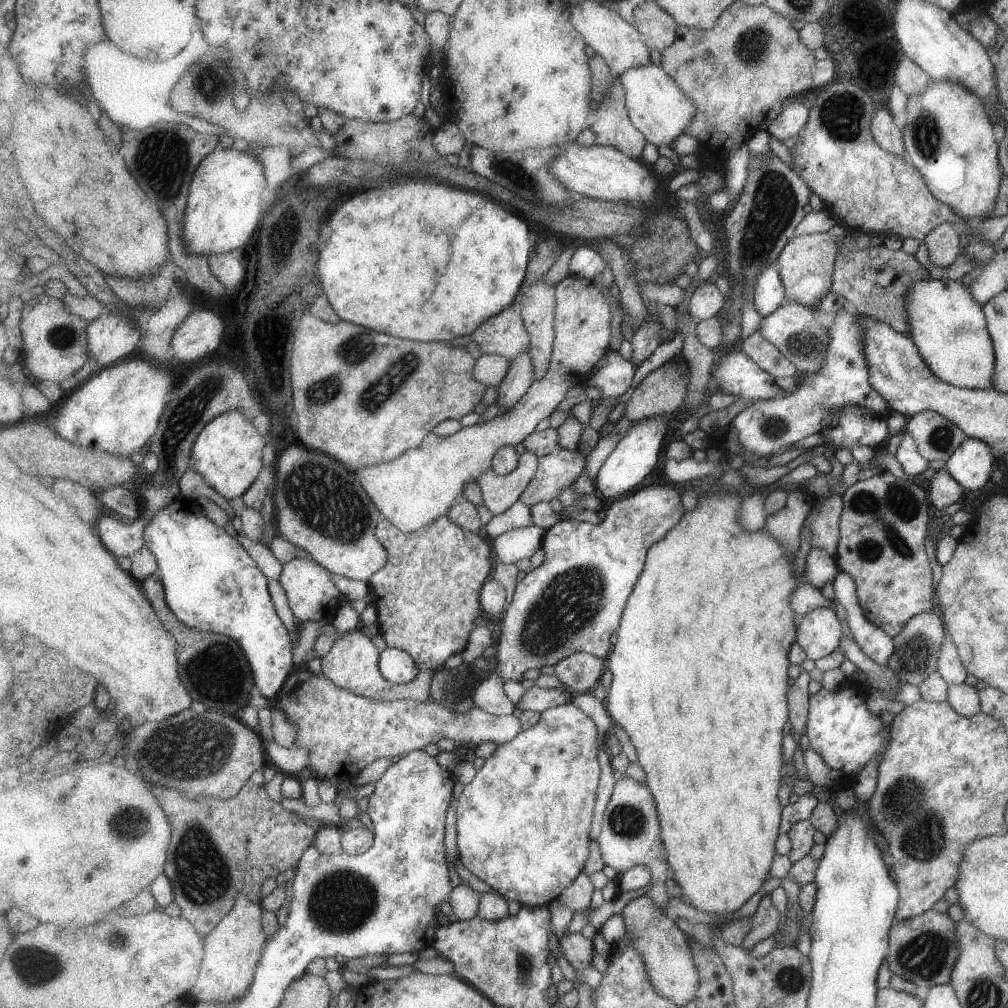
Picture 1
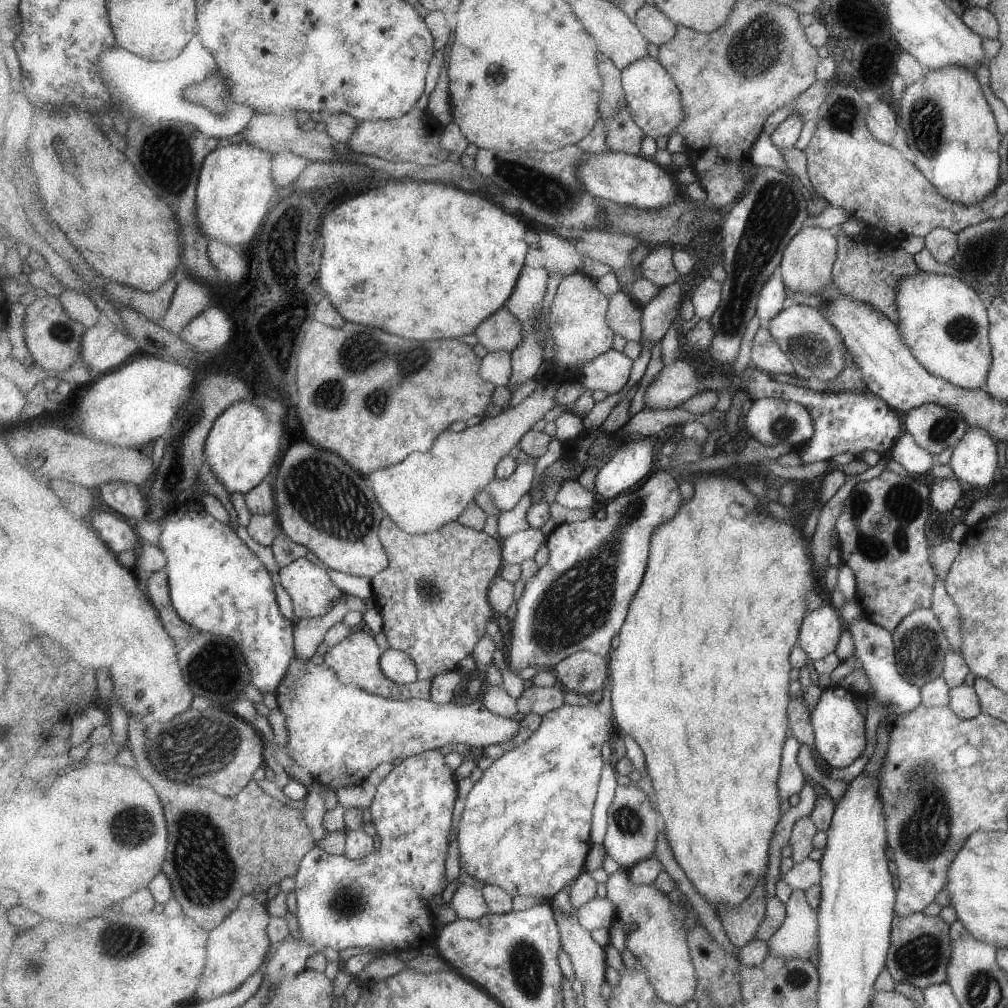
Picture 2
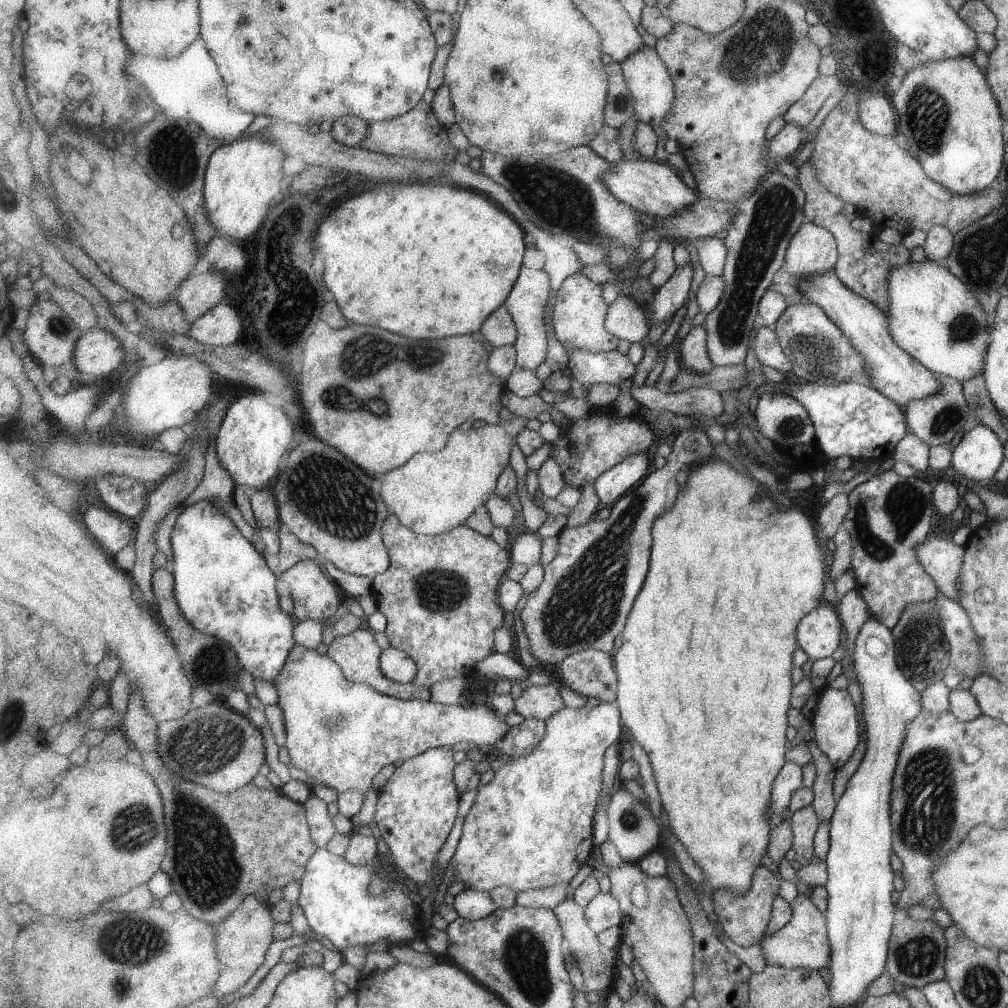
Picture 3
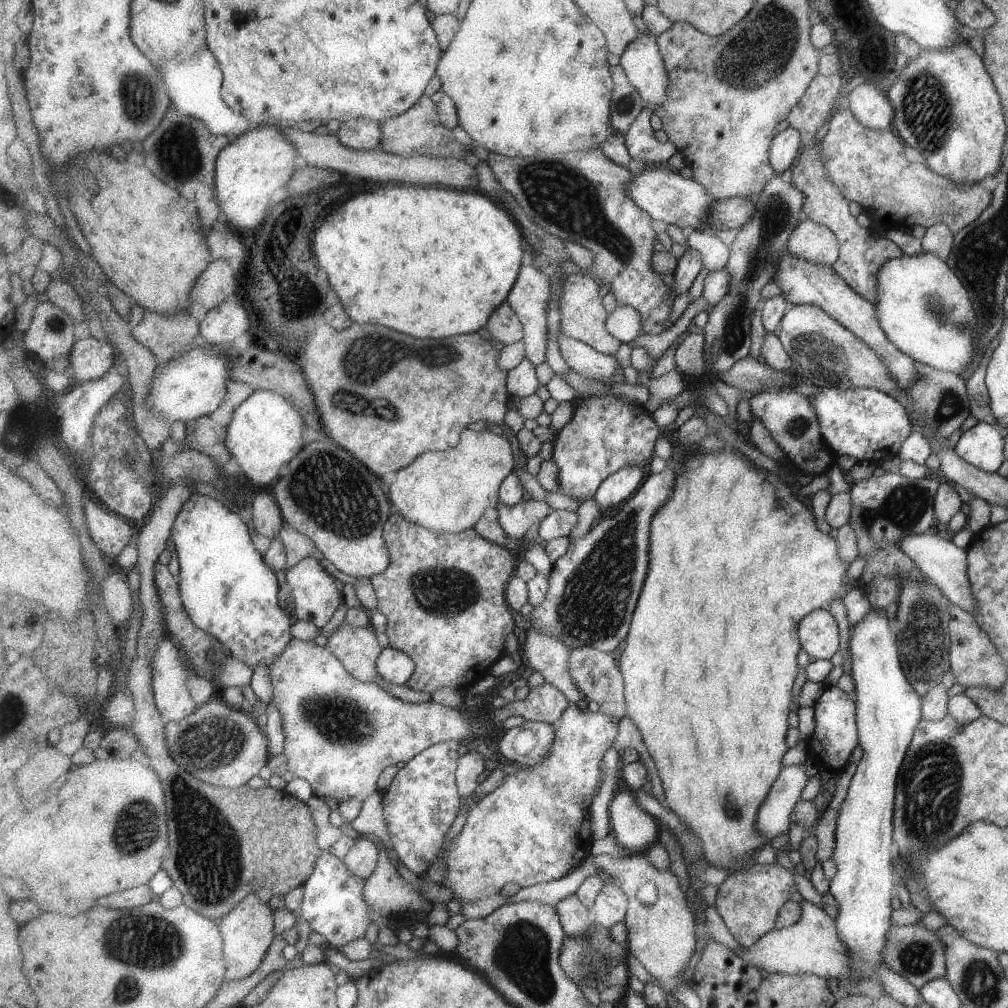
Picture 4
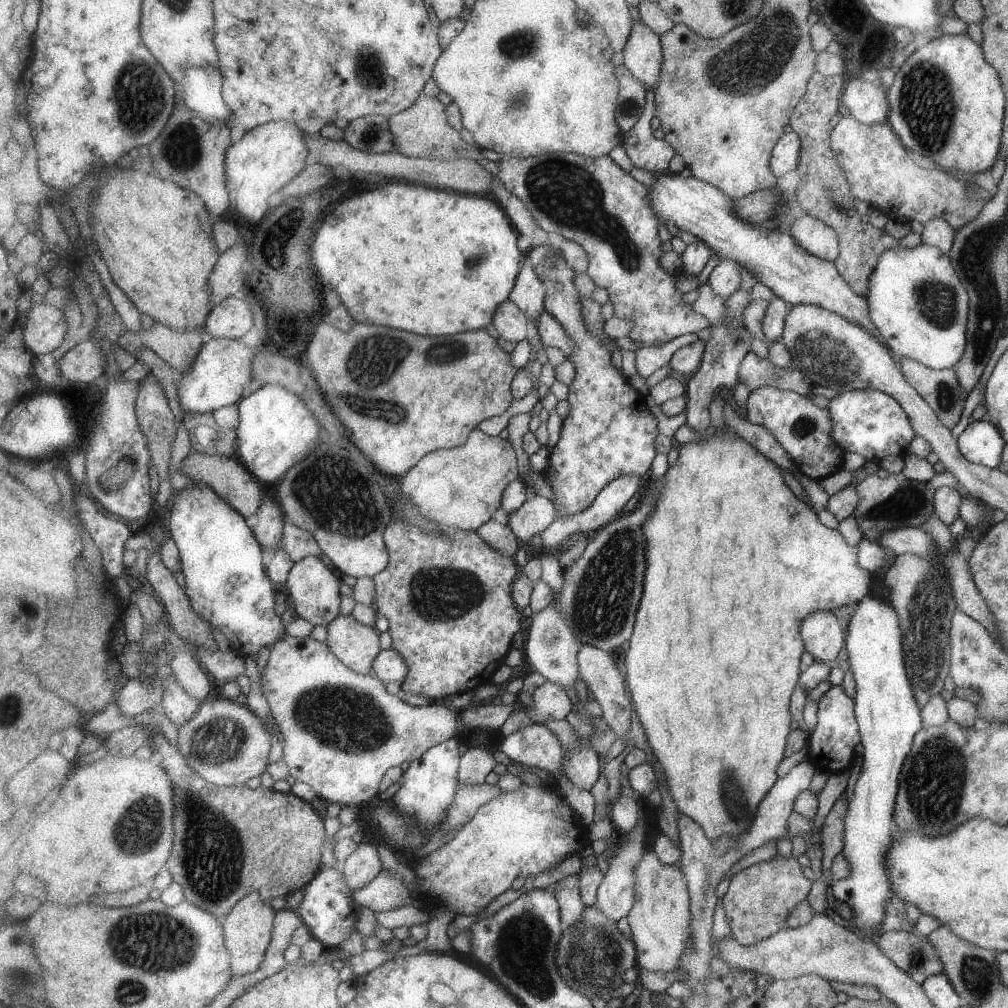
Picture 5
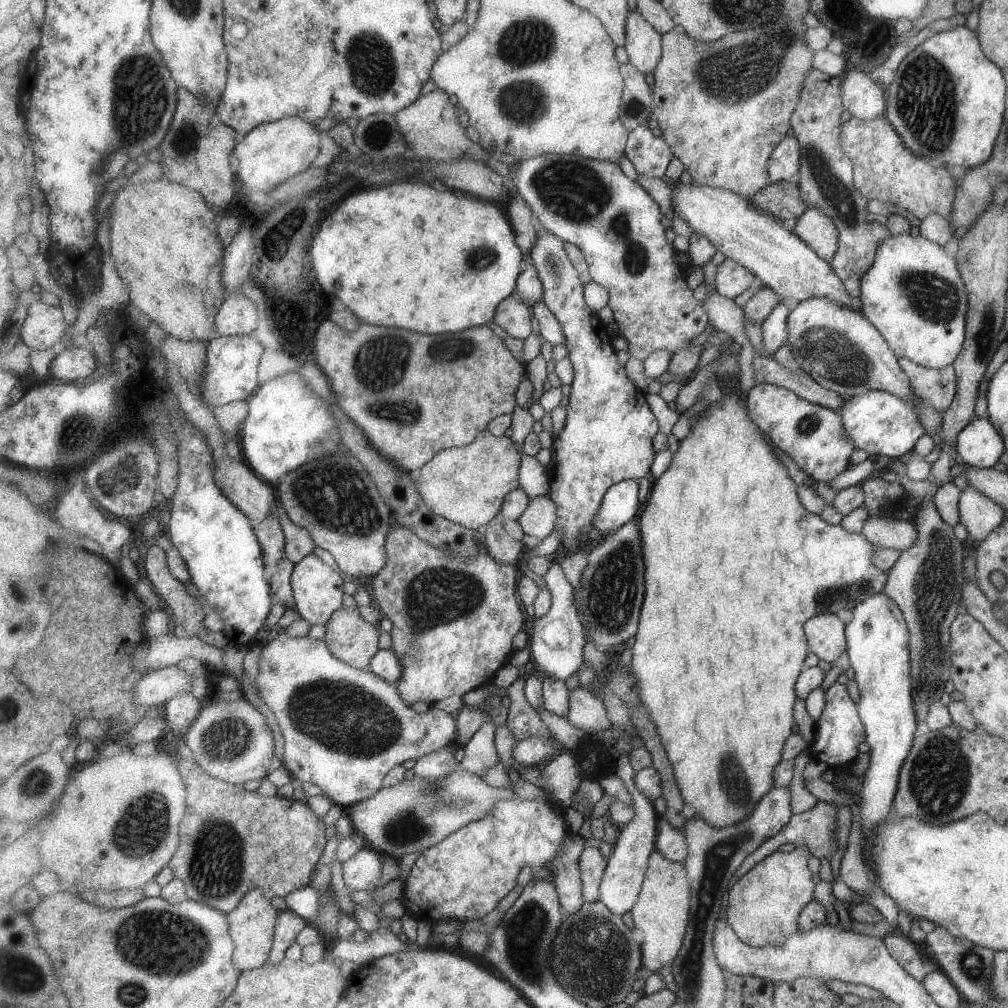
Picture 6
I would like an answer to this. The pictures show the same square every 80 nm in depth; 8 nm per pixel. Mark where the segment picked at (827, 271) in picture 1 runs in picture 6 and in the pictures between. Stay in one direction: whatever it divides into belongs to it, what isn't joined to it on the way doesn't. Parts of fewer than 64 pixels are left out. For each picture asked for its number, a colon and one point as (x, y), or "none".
2: (807, 265)
3: (812, 250)
4: (810, 241)
5: (810, 233)
6: (813, 226)

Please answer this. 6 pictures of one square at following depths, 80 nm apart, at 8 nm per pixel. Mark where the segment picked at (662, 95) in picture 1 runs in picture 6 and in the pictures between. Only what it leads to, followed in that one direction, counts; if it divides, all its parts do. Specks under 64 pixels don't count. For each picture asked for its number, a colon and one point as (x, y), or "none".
2: (654, 98)
3: (649, 79)
4: (643, 62)
5: (644, 55)
6: (644, 43)

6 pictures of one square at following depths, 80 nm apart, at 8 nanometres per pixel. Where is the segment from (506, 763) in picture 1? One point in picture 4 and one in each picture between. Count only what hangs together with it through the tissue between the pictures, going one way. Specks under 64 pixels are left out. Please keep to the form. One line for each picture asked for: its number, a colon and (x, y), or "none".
2: (526, 827)
3: (531, 827)
4: (536, 827)

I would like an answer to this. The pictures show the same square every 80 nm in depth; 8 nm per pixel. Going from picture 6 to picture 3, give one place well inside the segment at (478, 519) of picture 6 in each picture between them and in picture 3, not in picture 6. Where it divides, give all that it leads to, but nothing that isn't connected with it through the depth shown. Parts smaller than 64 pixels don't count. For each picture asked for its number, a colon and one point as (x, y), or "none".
3: (433, 493)
4: (449, 491)
5: (461, 488)

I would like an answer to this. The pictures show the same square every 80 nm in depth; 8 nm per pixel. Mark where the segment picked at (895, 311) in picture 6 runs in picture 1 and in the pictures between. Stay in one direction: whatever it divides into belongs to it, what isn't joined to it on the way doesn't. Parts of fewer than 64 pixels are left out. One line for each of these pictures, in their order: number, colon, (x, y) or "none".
1: (948, 326)
2: (944, 324)
3: (932, 315)
4: (924, 309)
5: (919, 306)

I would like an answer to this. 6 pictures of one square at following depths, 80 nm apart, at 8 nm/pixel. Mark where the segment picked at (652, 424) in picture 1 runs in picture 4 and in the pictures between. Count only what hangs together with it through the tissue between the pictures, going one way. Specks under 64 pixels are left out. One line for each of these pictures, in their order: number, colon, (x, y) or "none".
2: (634, 461)
3: (610, 487)
4: (619, 487)

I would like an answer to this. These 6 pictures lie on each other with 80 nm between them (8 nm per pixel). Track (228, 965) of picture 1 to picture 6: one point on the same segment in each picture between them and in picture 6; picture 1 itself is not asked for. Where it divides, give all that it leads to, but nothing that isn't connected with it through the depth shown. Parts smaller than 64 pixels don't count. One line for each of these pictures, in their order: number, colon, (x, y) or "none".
2: (237, 948)
3: (243, 940)
4: (249, 929)
5: (248, 928)
6: (253, 923)

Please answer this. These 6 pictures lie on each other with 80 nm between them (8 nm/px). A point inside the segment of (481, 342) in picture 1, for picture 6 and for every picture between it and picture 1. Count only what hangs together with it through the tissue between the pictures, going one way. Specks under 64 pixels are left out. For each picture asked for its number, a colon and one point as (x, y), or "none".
2: (502, 331)
3: (500, 329)
4: (505, 325)
5: (510, 321)
6: (513, 315)

